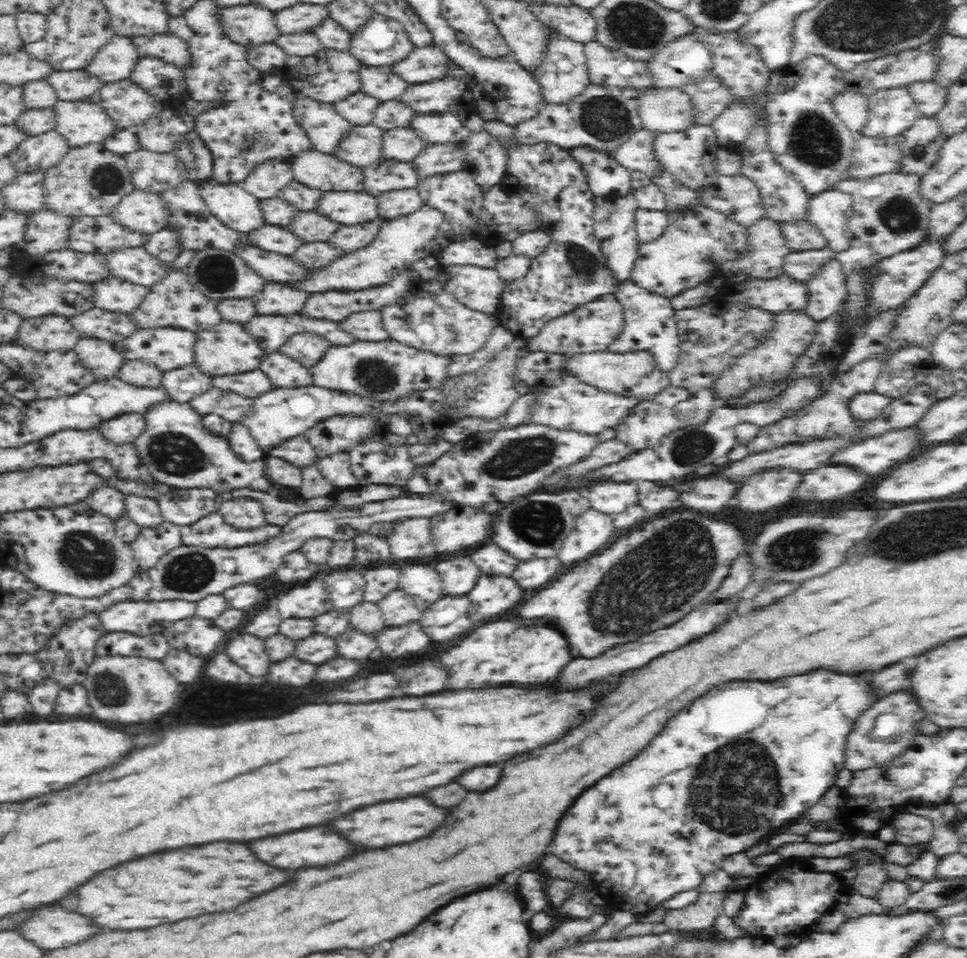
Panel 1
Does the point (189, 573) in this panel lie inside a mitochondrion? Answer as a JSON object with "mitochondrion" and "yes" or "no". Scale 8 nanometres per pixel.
{"mitochondrion":"yes"}

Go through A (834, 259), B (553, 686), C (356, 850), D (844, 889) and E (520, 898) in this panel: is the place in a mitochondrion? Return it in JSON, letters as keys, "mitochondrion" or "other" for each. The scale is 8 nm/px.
{"A":"other","B":"other","C":"other","D":"other","E":"other"}

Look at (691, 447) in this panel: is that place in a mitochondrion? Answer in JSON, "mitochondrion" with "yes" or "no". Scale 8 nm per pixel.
{"mitochondrion":"yes"}

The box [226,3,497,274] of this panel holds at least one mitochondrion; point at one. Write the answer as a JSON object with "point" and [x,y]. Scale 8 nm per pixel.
{"point":[251,141]}

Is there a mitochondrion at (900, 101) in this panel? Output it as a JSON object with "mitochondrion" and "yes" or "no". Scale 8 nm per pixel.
{"mitochondrion":"no"}

